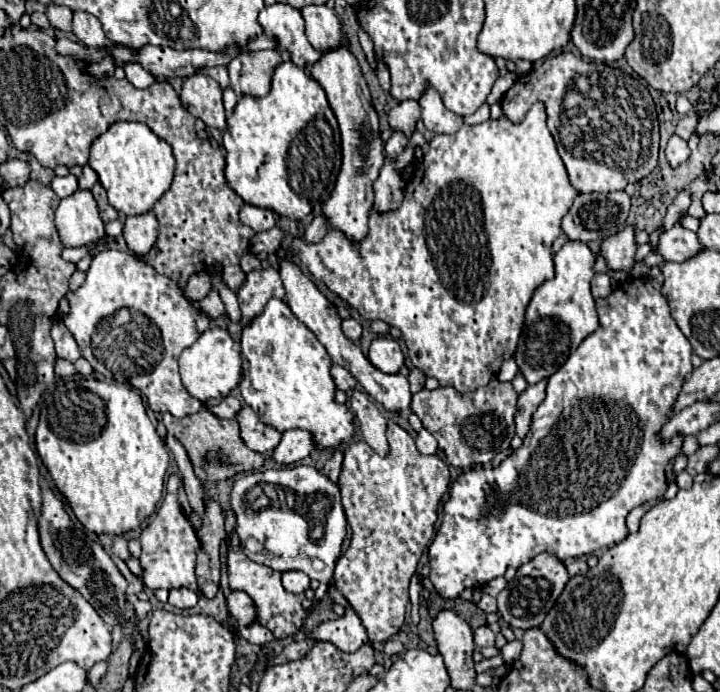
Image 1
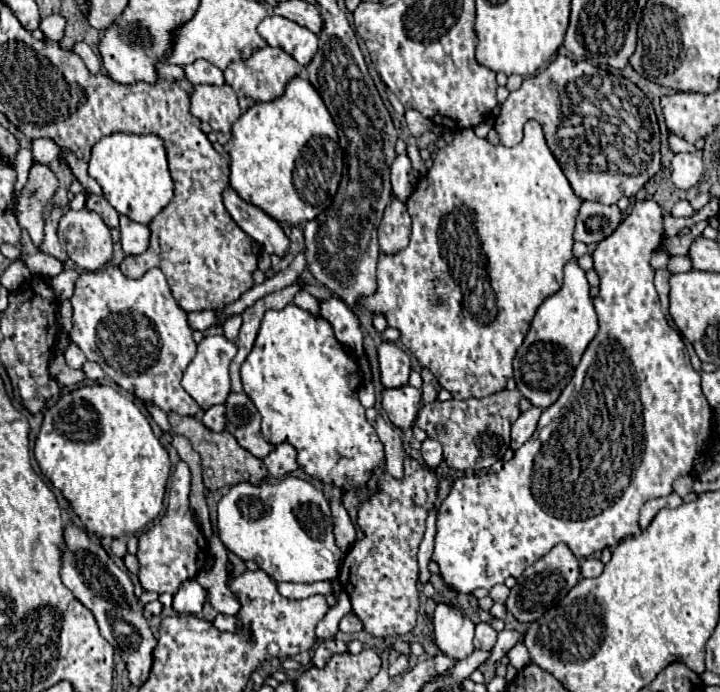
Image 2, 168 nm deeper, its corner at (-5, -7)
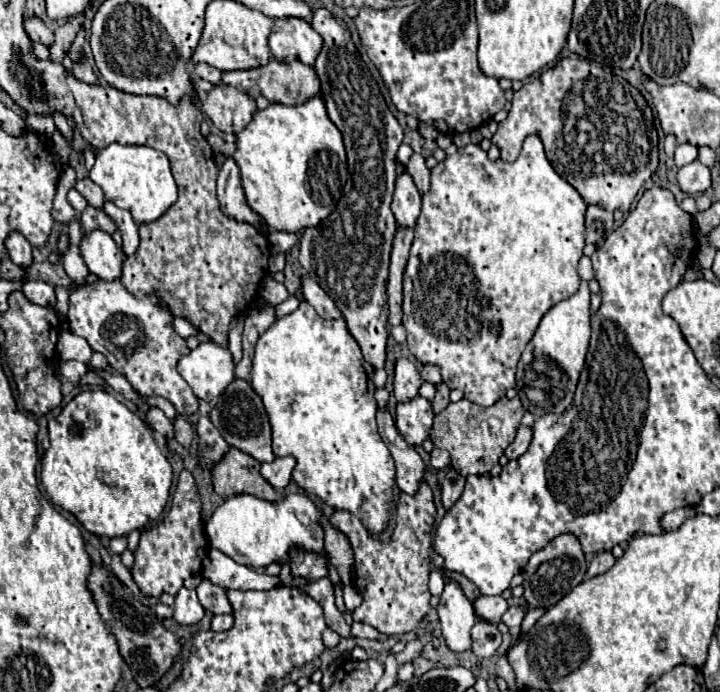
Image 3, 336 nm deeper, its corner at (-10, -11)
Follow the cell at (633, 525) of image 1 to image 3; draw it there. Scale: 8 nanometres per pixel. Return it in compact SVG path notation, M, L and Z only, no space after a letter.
M691 506L679 508L679 510L673 510L673 512L665 514L663 520L661 520L661 526L663 526L665 530L677 530L685 520L689 520L689 518L693 518L693 516L695 516L695 508L691 508Z

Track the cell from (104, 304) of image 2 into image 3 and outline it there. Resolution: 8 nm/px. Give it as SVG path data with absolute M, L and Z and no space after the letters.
M97 280L69 292L67 318L71 332L85 338L95 352L105 354L111 368L125 374L125 378L129 374L127 358L131 358L131 386L139 394L163 396L183 416L197 412L199 402L189 384L177 372L177 360L185 356L189 348L185 346L185 338L175 334L173 316L165 306L159 304L159 298L155 294L137 300L125 290L121 280Z

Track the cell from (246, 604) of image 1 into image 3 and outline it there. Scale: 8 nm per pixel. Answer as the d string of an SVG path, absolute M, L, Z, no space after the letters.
M201 580L201 584L197 586L197 596L199 596L199 602L203 604L203 608L213 614L231 614L233 612L225 590L211 584L209 580Z

